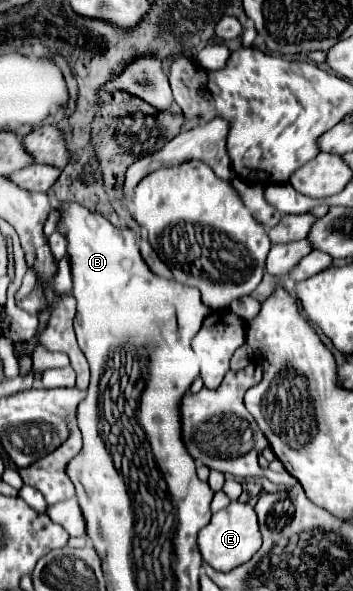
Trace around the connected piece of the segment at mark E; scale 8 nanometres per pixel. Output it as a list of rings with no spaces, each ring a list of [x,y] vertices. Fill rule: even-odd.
[[[234,501],[226,509],[212,515],[212,521],[198,533],[198,547],[202,559],[218,571],[230,571],[242,563],[246,563],[262,545],[262,535],[258,531],[256,511],[248,503]]]

